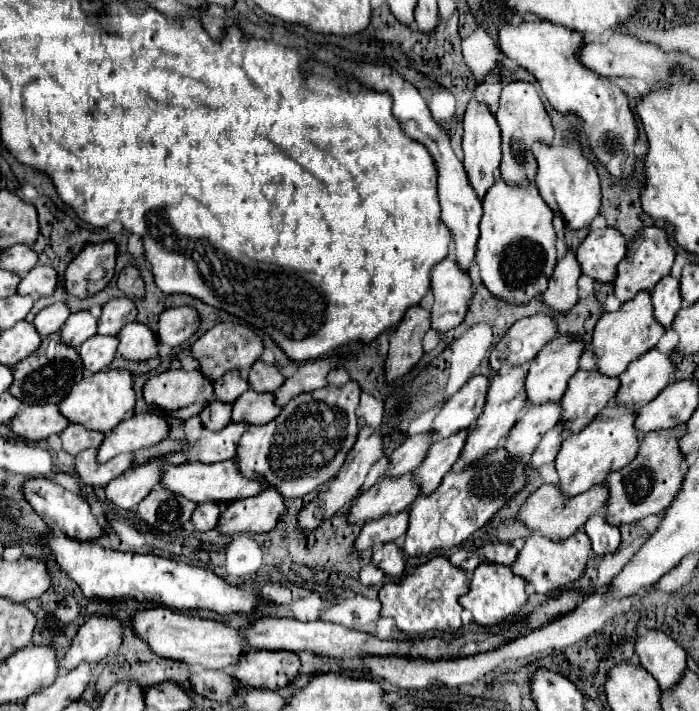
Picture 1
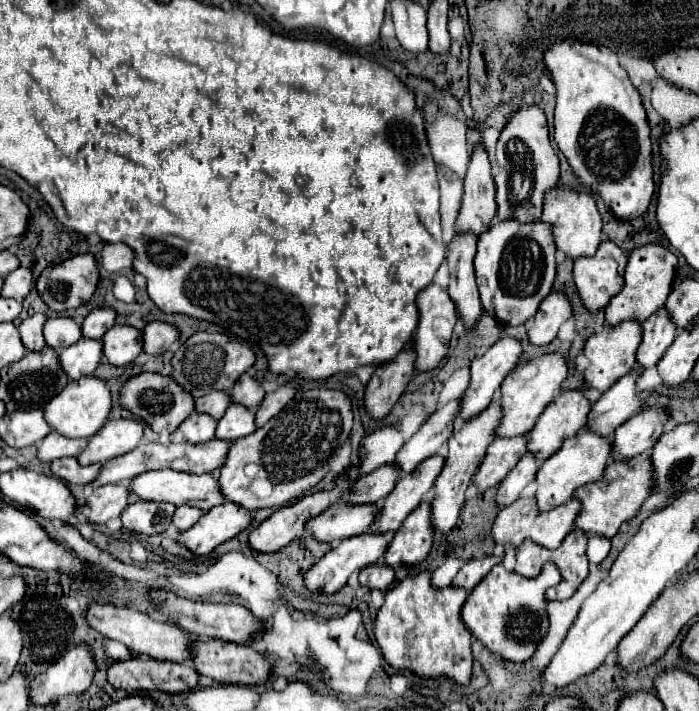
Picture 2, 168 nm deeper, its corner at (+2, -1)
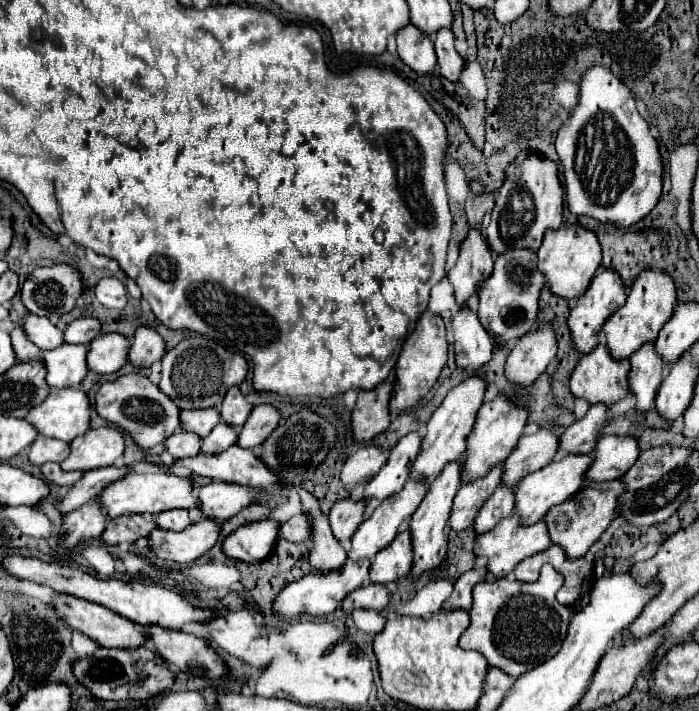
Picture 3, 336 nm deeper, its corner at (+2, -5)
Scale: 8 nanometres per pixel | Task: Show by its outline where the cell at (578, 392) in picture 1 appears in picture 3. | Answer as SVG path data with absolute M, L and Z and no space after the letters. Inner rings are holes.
M554 426L540 428L534 436L522 436L516 450L504 460L504 472L502 472L502 484L514 488L522 476L532 474L554 458L558 450L558 438L554 436Z

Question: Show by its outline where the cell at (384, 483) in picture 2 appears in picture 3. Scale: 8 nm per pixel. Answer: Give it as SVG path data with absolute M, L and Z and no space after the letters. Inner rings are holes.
M344 498L332 506L328 518L330 518L332 534L334 538L338 538L338 542L350 538L356 532L356 526L362 522L364 508L366 508L366 502L362 500L352 502L350 498Z

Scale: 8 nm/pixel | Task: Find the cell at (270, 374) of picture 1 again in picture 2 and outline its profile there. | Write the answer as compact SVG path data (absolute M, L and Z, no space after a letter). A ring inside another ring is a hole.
M246 372L236 380L234 388L230 390L230 398L232 398L232 402L244 404L250 410L256 410L264 398L264 388L252 374Z

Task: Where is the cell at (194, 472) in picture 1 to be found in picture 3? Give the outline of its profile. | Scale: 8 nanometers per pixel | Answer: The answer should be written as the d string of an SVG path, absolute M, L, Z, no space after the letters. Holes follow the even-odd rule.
M128 472L126 476L122 476L120 480L112 482L112 486L106 486L102 490L102 494L98 496L102 508L106 510L108 518L118 518L122 514L158 514L162 510L172 510L172 508L186 508L186 510L194 510L198 508L198 498L196 498L196 490L190 484L190 480L180 478L172 472L148 472L148 474L136 474L136 472Z

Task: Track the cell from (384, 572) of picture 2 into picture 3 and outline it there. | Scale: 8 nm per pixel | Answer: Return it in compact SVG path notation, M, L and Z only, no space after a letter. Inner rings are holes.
M370 584L366 588L358 588L354 592L350 592L344 600L342 600L342 612L344 614L352 614L354 610L376 610L382 612L388 606L388 590L386 586L378 586L378 584Z

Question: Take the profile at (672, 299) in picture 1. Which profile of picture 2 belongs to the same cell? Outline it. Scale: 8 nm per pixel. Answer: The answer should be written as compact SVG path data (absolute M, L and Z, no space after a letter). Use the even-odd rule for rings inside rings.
M662 306L662 310L654 314L654 318L648 318L646 322L642 322L642 330L644 330L644 338L638 348L636 362L642 368L650 368L658 364L664 350L674 342L678 330L674 330L674 322L666 318L666 306Z

